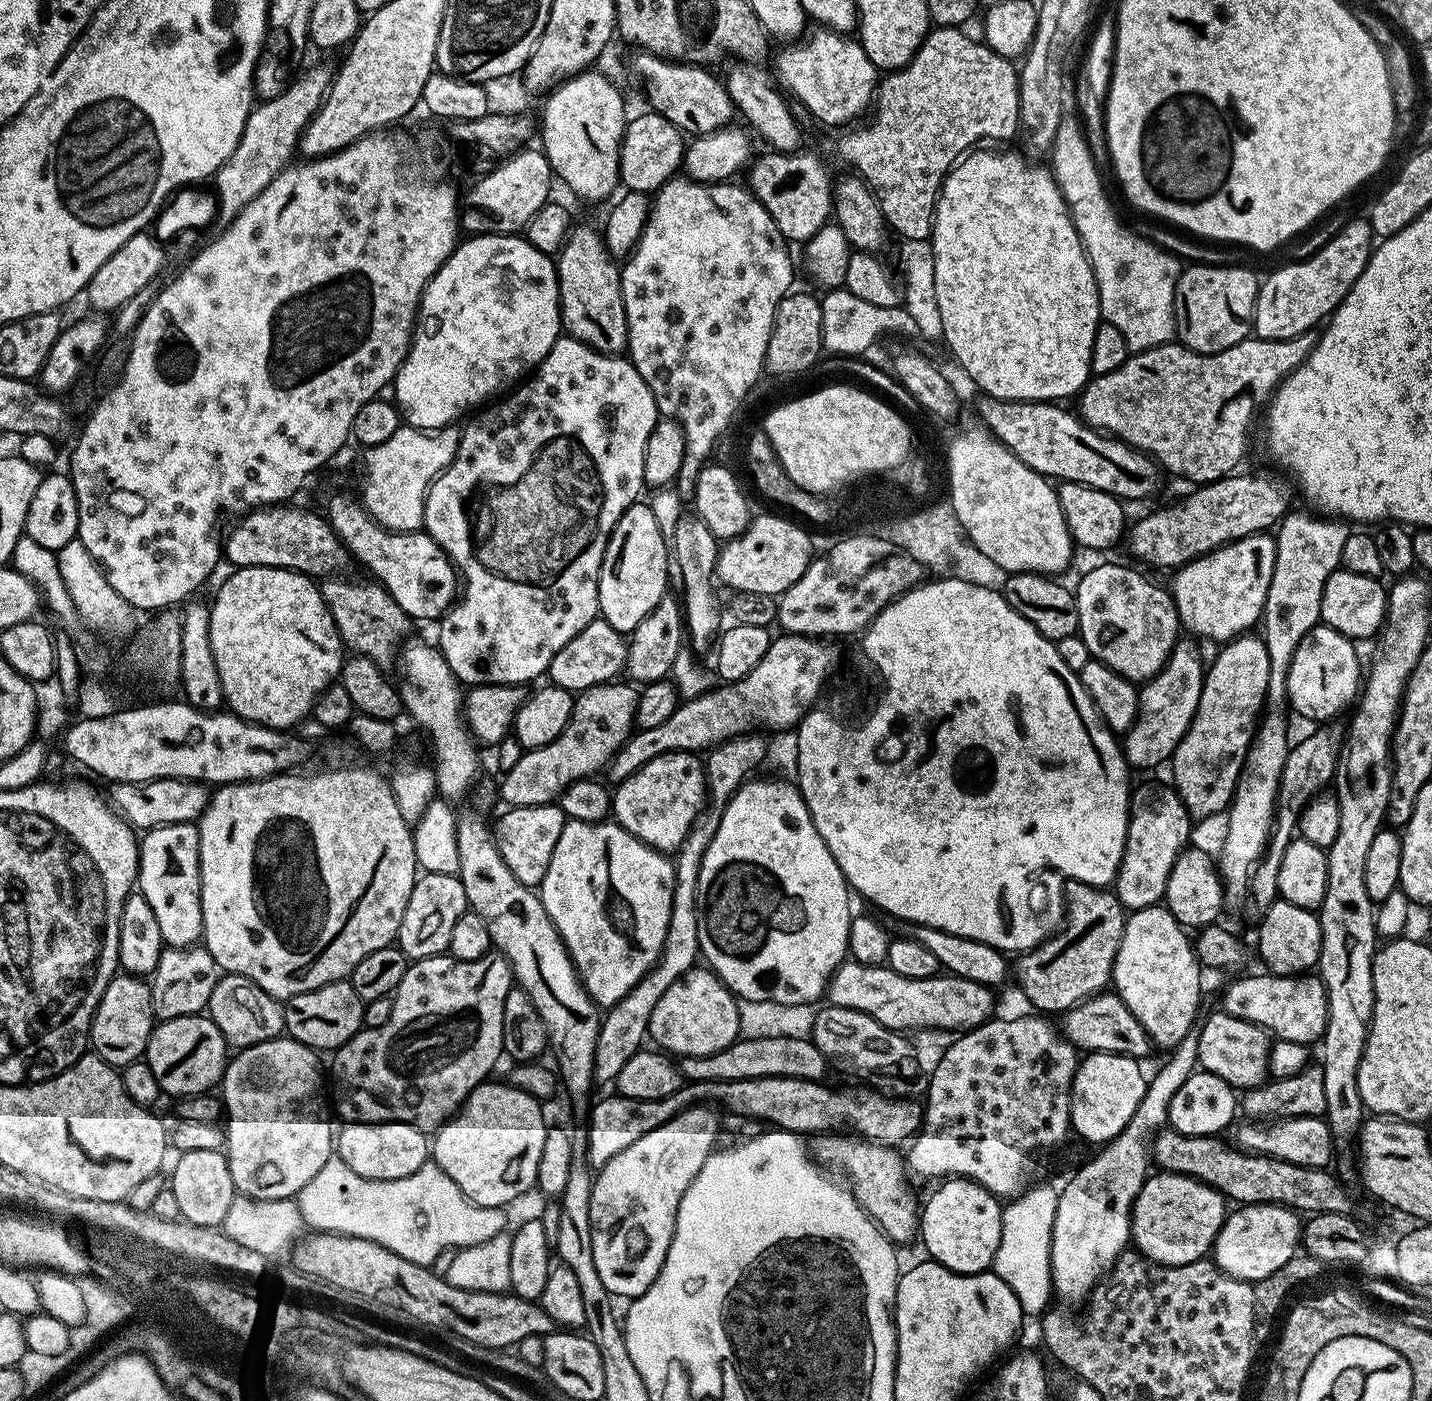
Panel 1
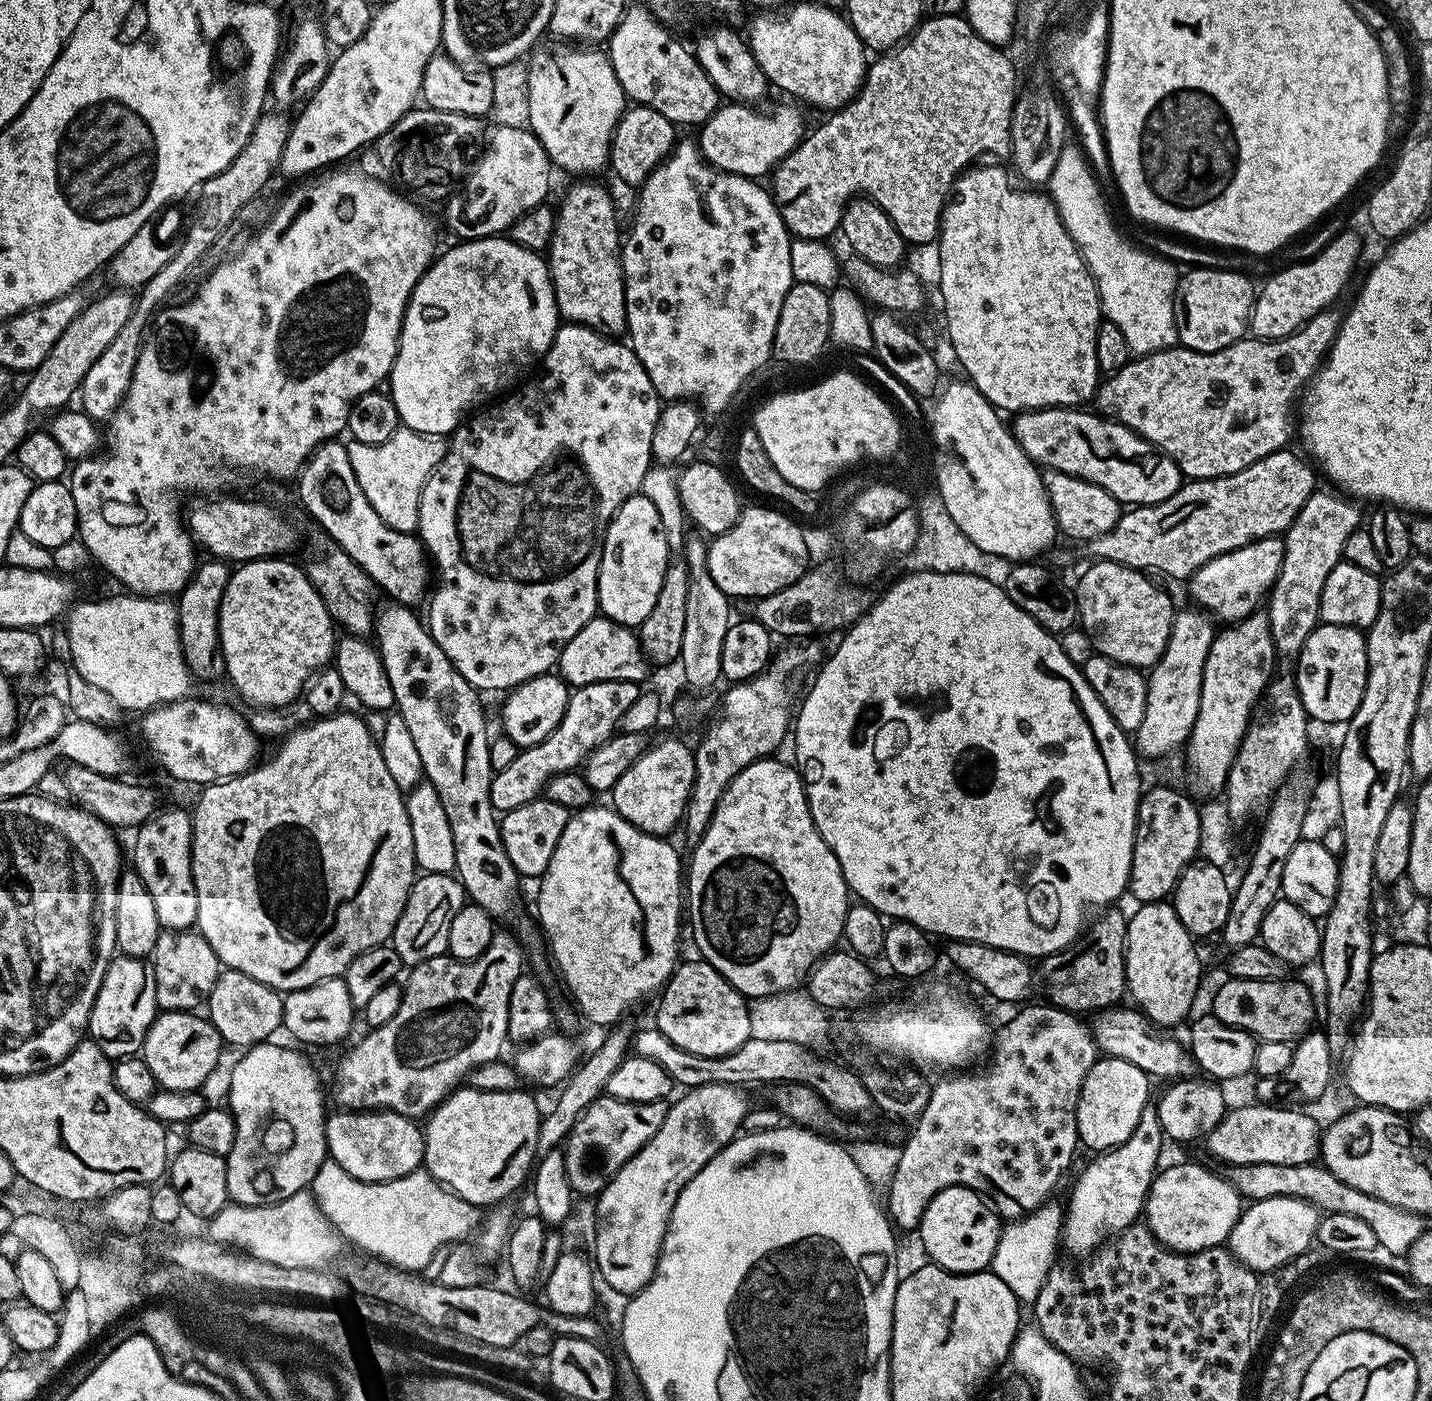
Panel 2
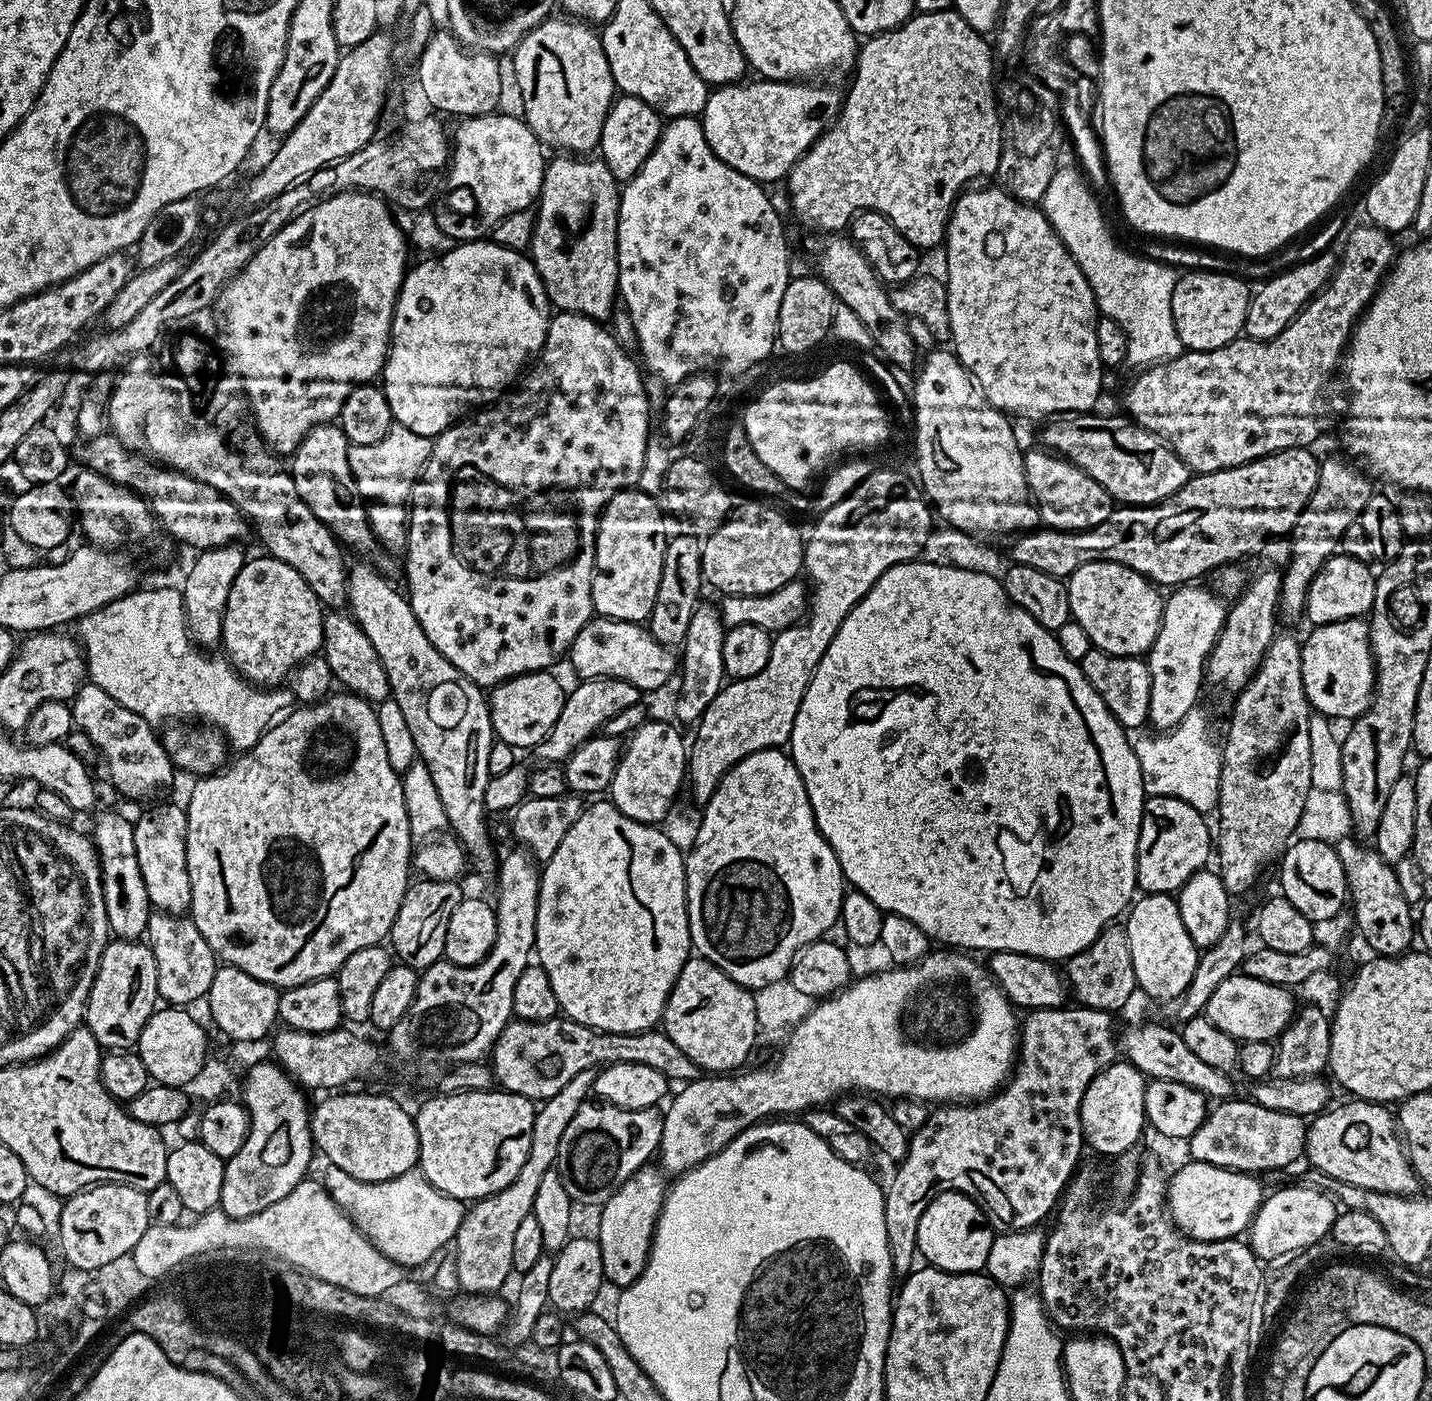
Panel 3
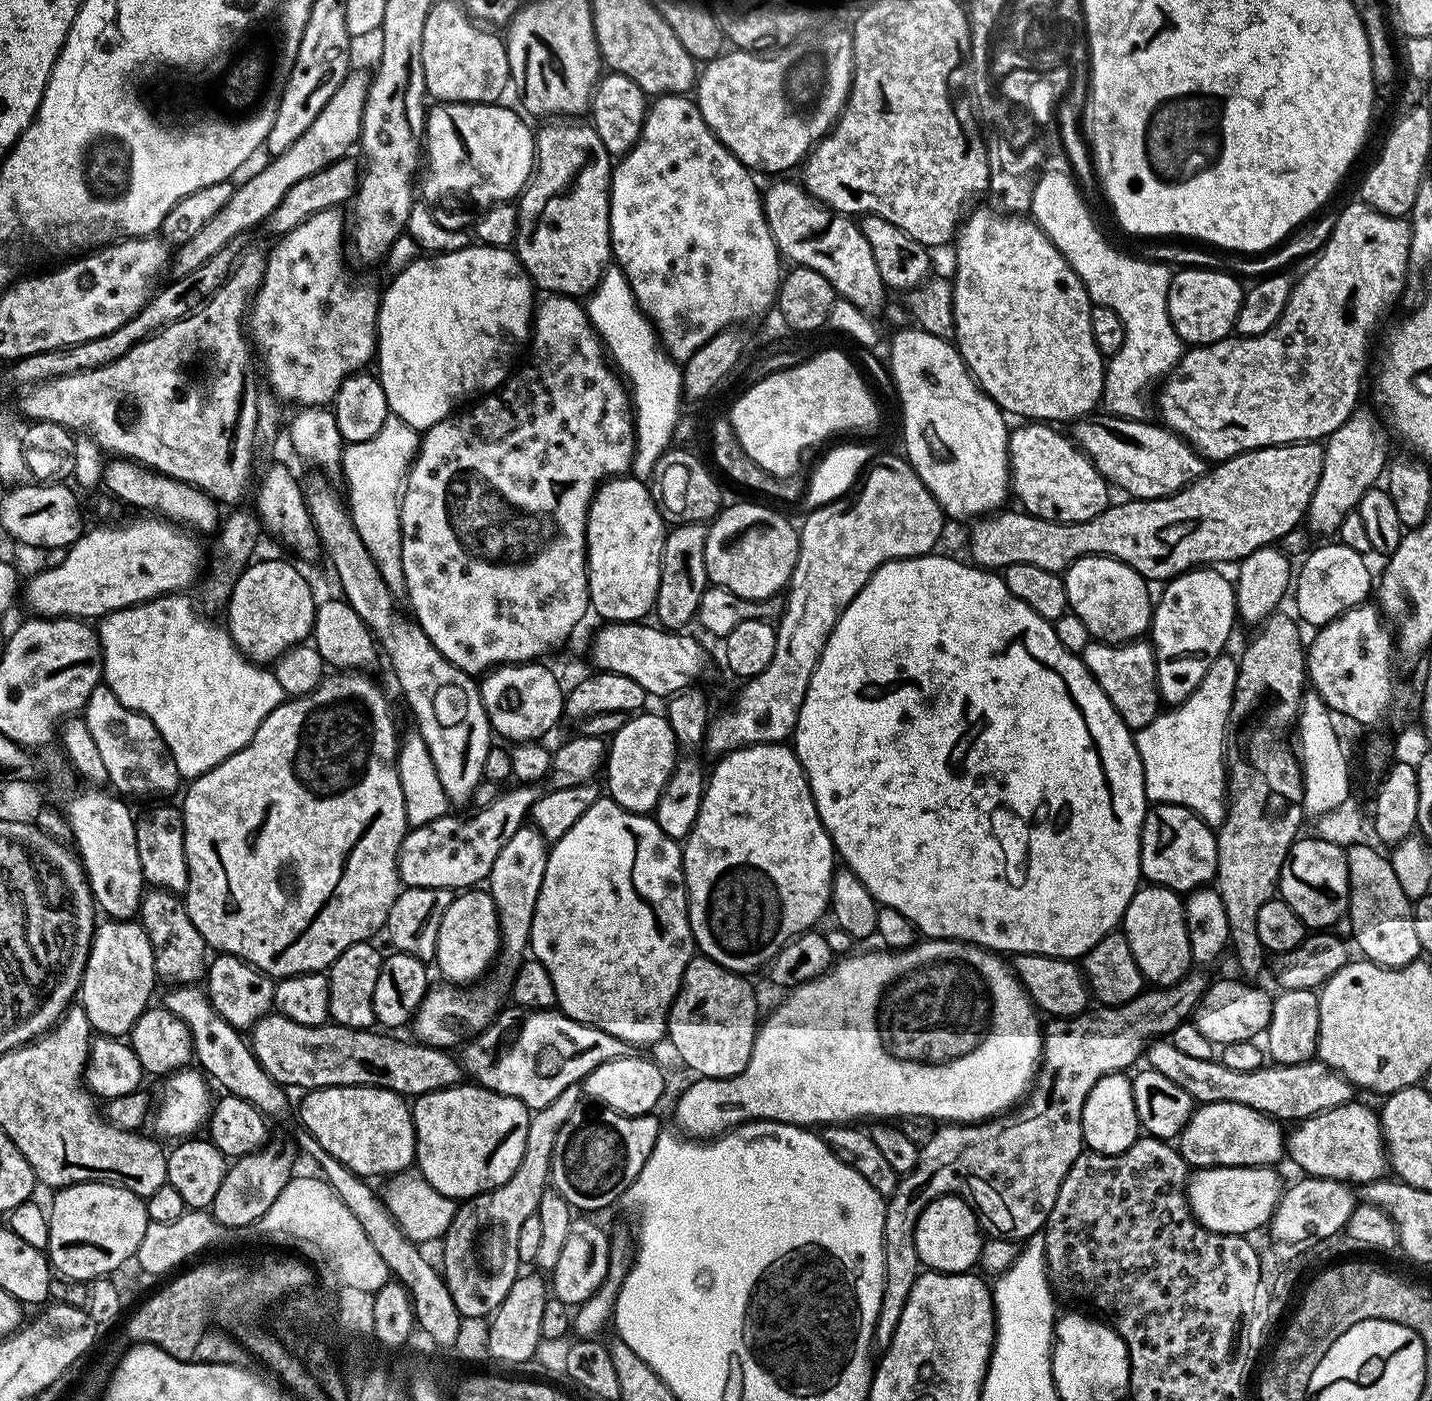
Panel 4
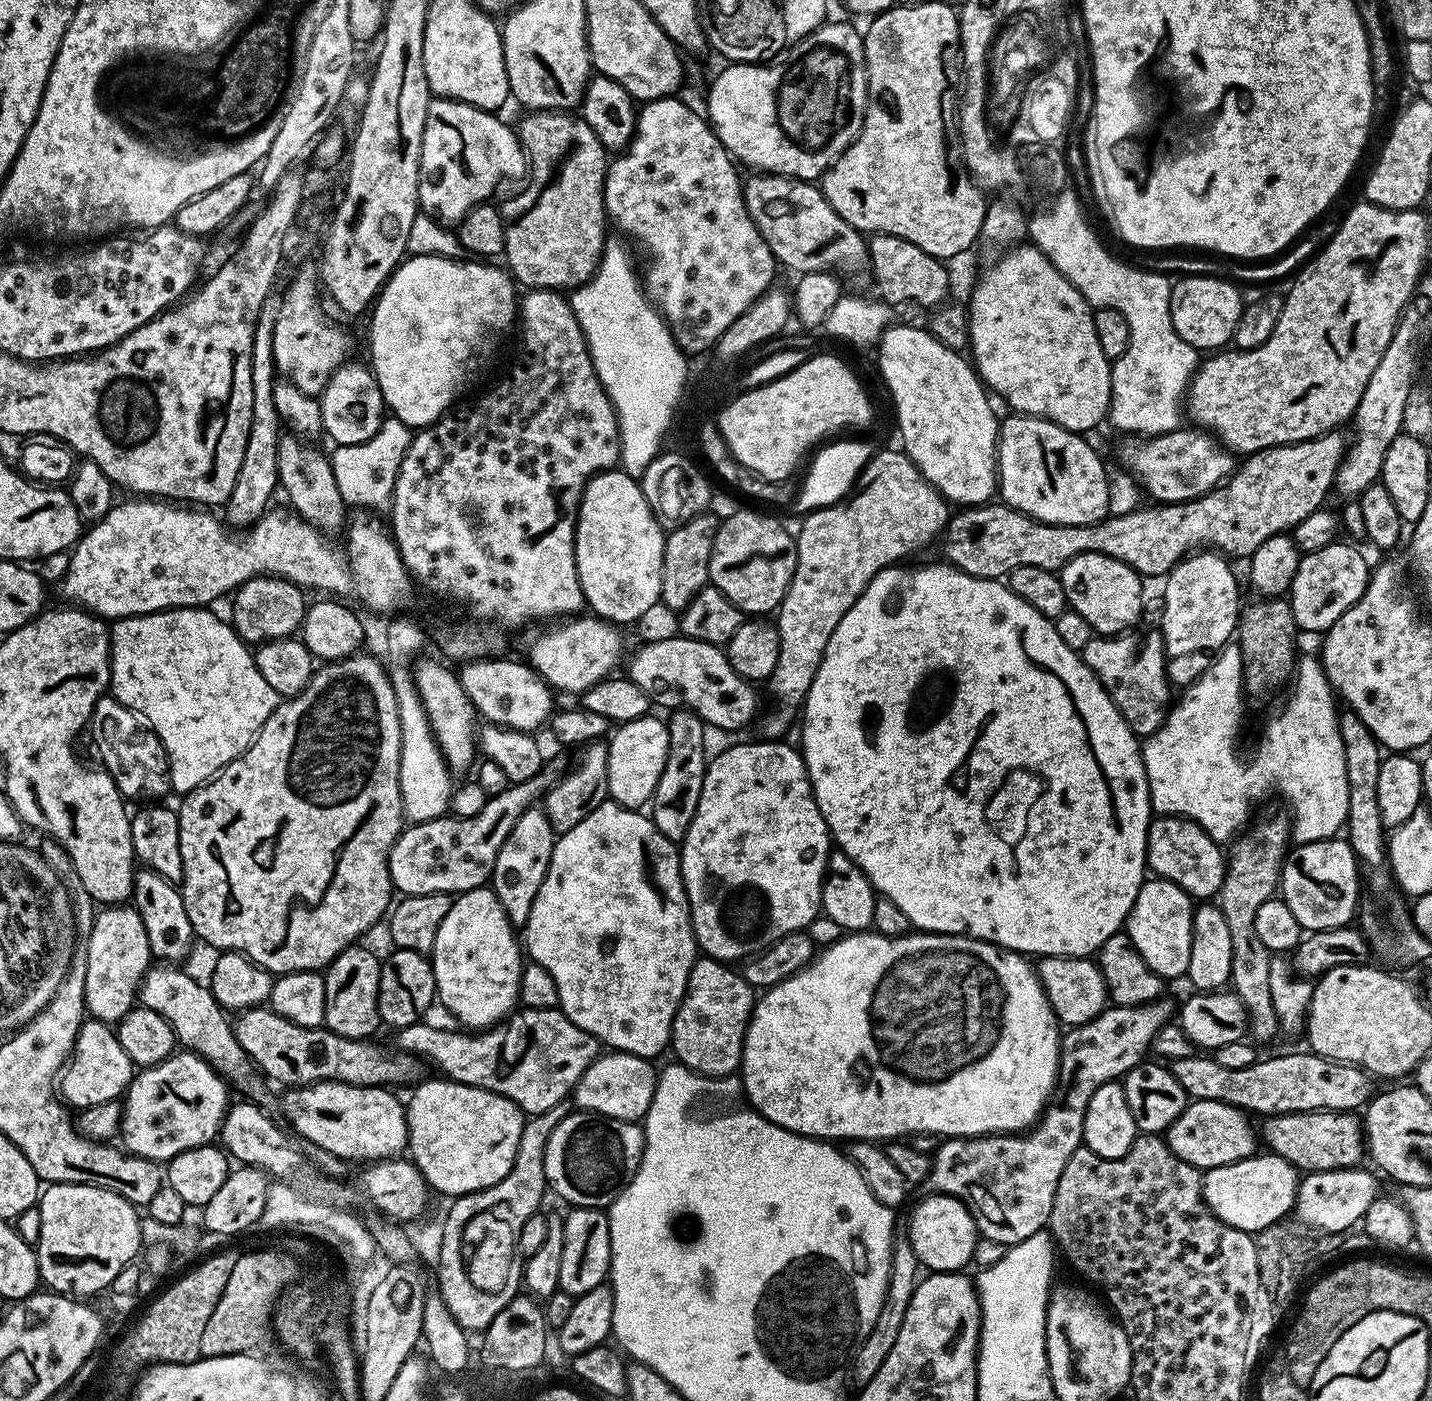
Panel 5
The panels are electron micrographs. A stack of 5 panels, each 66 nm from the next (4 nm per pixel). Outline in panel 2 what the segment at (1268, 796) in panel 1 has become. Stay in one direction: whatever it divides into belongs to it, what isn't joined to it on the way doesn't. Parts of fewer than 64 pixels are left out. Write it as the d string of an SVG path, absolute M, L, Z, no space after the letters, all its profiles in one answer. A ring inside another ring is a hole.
M1316 489L1283 535L1283 562L1266 600L1271 637L1281 657L1299 655L1306 638L1320 622L1321 590L1326 578L1343 559L1346 539L1362 524L1357 503L1330 490Z

